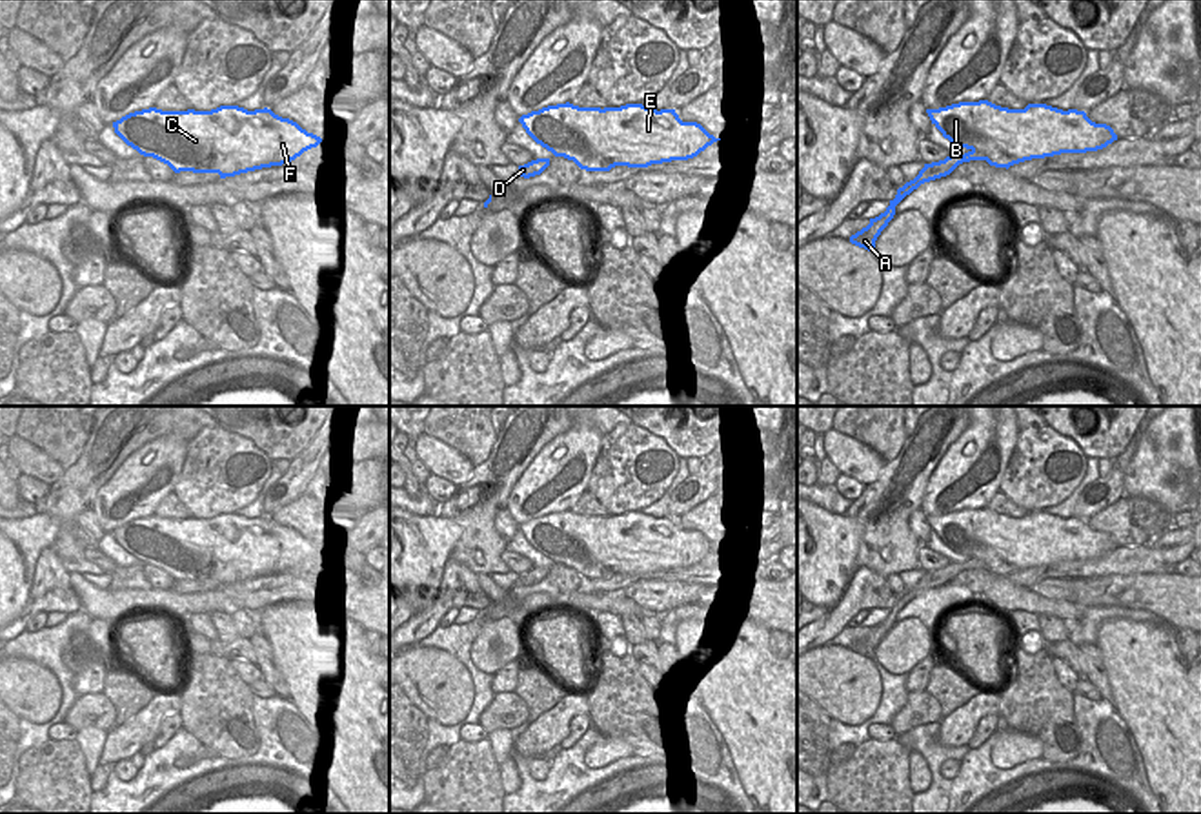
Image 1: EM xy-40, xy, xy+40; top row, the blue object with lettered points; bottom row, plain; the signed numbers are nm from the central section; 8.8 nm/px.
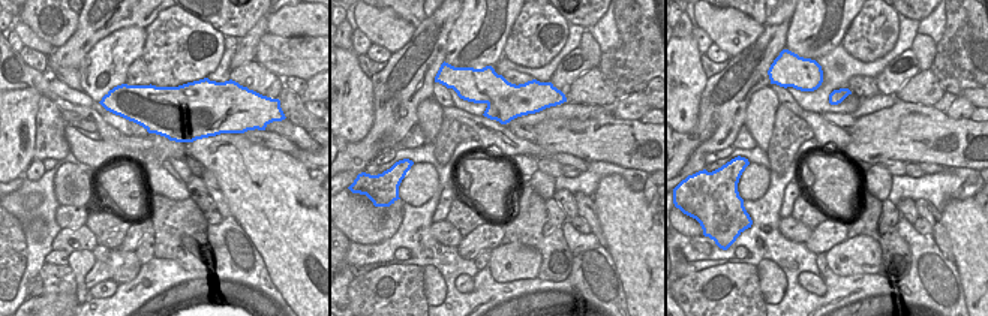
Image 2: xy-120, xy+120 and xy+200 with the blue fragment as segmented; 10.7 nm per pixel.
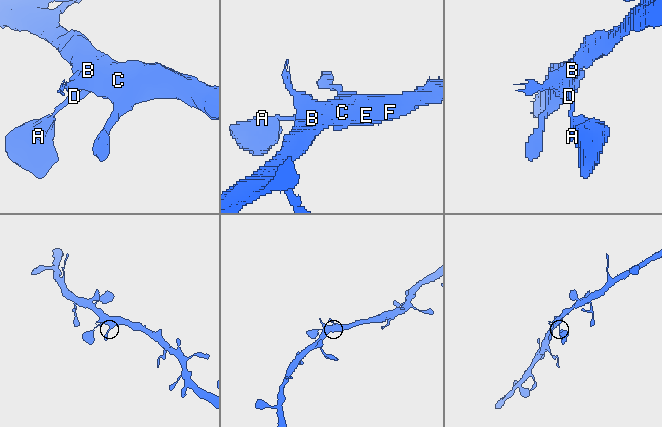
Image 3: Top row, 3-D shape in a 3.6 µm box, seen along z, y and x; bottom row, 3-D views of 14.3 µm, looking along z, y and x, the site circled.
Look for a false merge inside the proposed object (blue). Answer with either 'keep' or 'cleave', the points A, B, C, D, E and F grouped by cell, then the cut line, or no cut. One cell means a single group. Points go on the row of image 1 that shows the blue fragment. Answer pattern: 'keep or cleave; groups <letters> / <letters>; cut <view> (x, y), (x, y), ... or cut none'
cleave; groups A D / B C E F; cut xy+40 (972, 150), (978, 150), (987, 159)

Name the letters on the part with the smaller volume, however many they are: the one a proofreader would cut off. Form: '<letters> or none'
A, D

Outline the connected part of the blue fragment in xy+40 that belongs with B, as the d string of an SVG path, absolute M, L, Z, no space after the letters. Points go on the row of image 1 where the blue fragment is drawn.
M979 100L926 109L926 113L944 138L955 146L979 151L990 166L1006 169L1032 158L1097 151L1117 140L1110 126L1092 122L1085 111L1063 111L1046 104L1028 104L1024 109L1008 109L988 100Z

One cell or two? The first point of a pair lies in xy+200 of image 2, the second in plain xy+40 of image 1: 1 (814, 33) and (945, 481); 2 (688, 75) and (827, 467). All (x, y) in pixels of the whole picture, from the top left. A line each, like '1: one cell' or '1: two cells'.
1: one cell
2: two cells

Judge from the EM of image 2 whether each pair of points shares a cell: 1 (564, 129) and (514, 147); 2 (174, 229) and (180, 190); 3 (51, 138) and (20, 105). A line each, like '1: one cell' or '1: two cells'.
1: two cells
2: two cells
3: two cells

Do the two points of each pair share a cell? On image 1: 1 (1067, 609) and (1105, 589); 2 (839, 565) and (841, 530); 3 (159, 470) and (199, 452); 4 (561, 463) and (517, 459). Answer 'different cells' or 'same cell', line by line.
1: different cells
2: same cell
3: different cells
4: different cells

